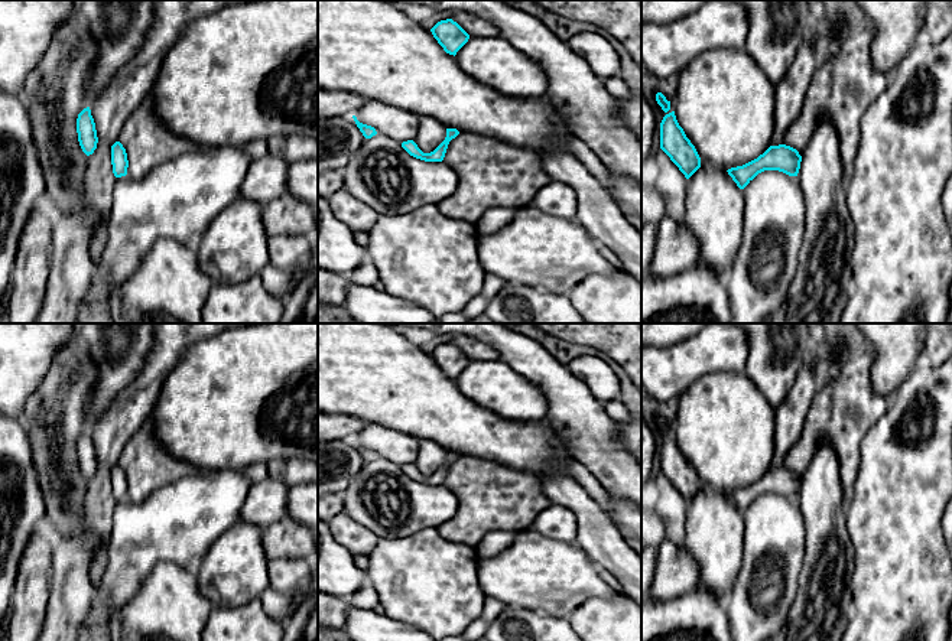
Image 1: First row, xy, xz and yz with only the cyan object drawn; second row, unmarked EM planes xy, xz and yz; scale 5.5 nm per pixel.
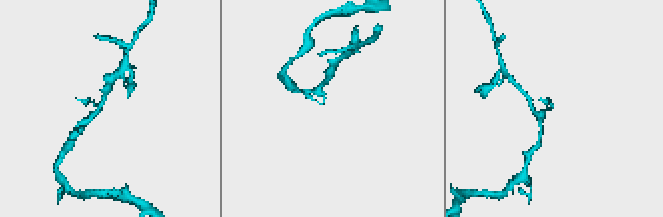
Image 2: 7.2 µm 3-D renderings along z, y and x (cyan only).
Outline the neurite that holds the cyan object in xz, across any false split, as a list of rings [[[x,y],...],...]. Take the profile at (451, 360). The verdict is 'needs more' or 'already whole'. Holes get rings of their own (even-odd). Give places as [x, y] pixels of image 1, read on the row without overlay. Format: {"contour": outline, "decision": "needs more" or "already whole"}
{"contour": [[[452,342],[438,345],[430,355],[443,374],[454,380],[469,362],[469,358]]], "decision": "already whole"}

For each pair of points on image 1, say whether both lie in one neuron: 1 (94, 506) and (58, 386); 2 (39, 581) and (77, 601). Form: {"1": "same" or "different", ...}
{"1": "different", "2": "different"}

